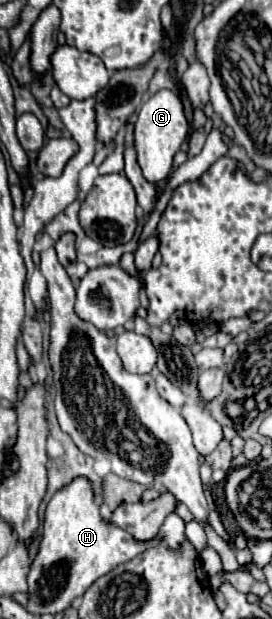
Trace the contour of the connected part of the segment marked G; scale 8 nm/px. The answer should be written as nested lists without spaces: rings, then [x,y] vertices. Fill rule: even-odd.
[[[159,90],[141,106],[139,118],[135,122],[135,150],[143,176],[149,182],[155,184],[169,176],[173,166],[173,156],[179,152],[179,146],[187,138],[187,132],[189,132],[189,122],[185,118],[183,102],[177,92]]]

